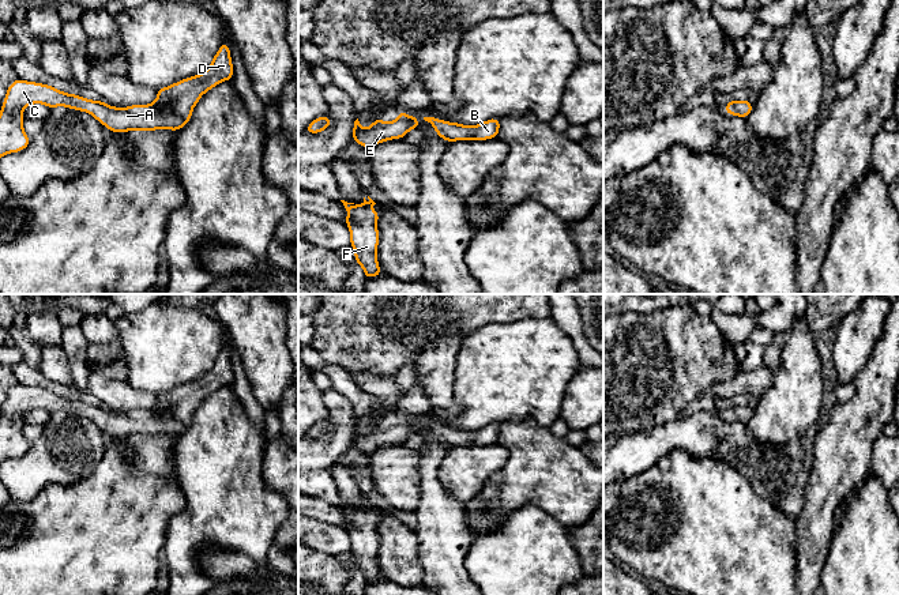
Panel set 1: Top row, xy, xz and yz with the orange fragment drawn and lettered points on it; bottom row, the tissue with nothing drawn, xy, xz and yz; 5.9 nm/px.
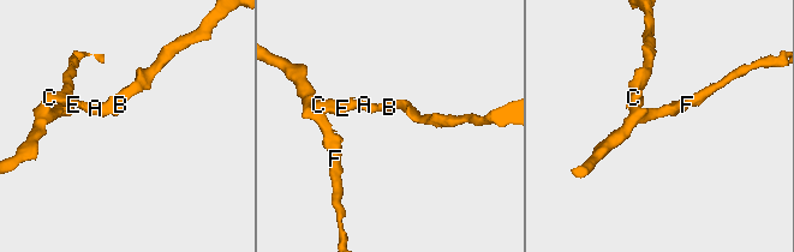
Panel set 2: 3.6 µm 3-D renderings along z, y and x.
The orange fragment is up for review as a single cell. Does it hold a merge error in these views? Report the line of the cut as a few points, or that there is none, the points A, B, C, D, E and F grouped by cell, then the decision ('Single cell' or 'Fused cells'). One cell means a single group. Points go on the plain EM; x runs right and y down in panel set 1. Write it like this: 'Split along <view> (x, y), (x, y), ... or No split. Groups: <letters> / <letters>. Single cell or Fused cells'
No split. Groups: A B C D E F. Single cell

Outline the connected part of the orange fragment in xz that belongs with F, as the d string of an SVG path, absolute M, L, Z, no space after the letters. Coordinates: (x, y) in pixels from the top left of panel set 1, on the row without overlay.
M369 501L368 506L364 502L361 509L347 508L341 505L347 516L345 528L350 534L350 550L354 553L354 566L357 566L368 583L381 580L381 573L377 568L377 549L380 545L377 536L379 517L372 512L376 509Z

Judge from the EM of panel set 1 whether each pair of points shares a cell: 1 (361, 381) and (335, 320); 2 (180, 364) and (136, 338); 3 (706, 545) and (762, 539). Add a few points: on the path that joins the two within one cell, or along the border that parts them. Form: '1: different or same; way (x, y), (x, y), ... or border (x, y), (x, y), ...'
1: different; border (352, 372), (373, 372), (390, 376)
2: same; way (169, 353), (155, 339), (147, 338)
3: same; way (719, 545), (748, 545)

